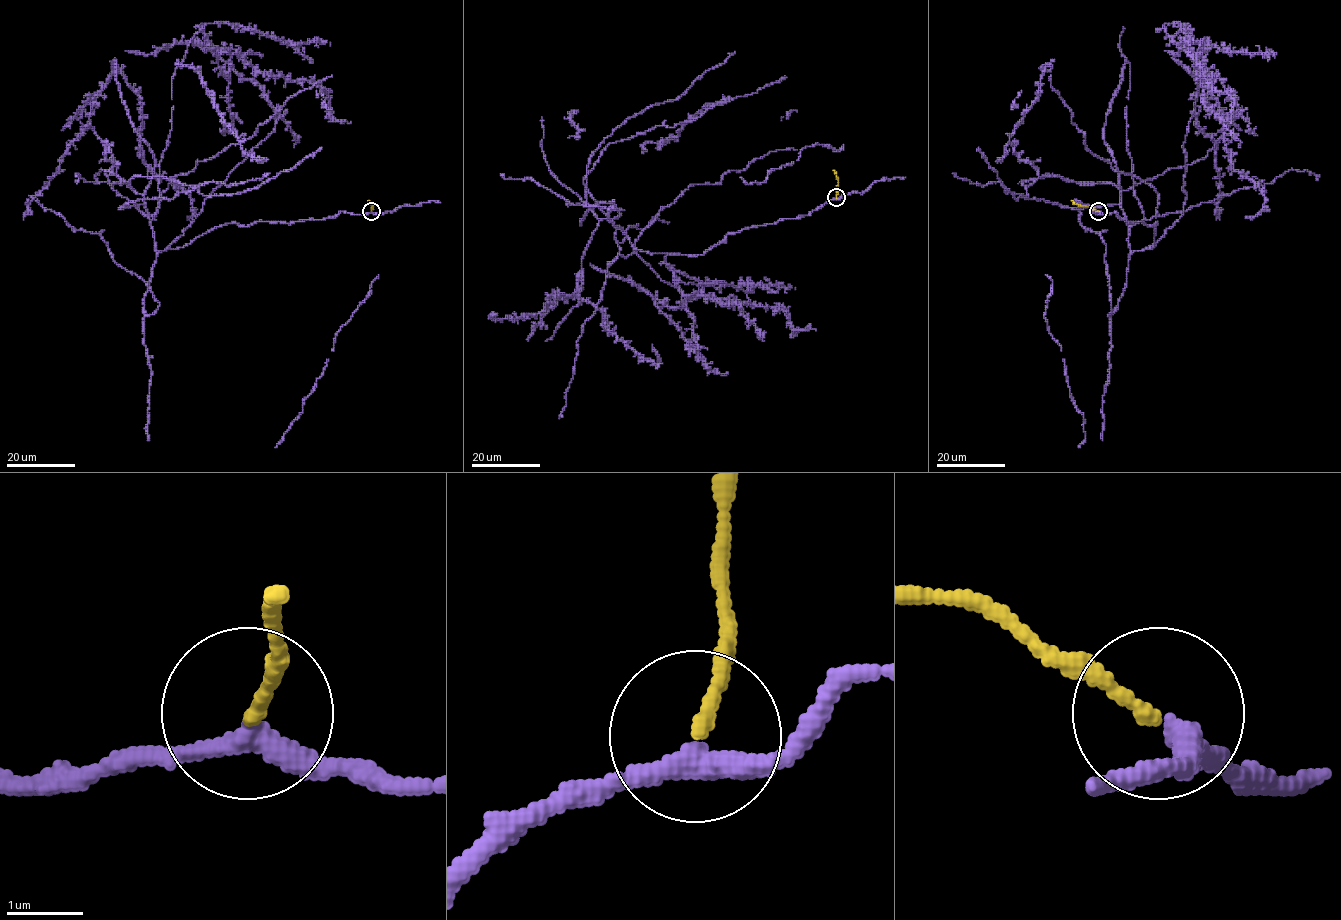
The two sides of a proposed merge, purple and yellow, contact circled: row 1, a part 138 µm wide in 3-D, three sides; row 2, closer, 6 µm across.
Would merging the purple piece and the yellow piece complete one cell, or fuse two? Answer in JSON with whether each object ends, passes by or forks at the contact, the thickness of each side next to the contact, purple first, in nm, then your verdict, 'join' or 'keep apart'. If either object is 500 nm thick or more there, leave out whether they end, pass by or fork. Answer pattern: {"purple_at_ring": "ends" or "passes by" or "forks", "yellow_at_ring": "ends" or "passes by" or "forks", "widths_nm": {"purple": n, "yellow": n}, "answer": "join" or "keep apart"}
{"purple_at_ring": "passes by", "yellow_at_ring": "ends", "widths_nm": {"purple": 300, "yellow": 170}, "answer": "join"}

